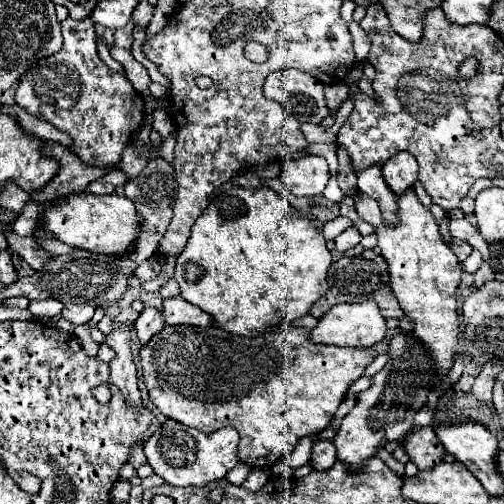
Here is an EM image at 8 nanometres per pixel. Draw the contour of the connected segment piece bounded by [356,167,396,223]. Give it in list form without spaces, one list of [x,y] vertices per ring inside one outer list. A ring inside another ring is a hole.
[[[366,167],[366,171],[358,171],[356,175],[358,175],[358,191],[378,201],[384,223],[396,223],[396,201],[390,187],[386,187],[386,181],[382,179],[382,169]]]

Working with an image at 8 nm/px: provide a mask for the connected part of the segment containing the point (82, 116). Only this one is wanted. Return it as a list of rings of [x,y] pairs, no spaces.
[[[68,17],[60,25],[64,47],[58,53],[40,59],[22,75],[14,95],[16,105],[68,133],[72,139],[70,149],[78,159],[92,167],[110,169],[120,163],[122,149],[144,123],[142,97],[124,75],[112,73],[98,57],[94,21],[90,17],[82,21]]]

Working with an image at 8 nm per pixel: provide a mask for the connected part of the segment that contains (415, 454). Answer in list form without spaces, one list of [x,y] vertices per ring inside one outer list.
[[[432,427],[412,429],[404,439],[404,451],[410,457],[410,461],[416,463],[420,471],[430,469],[436,463],[440,463],[442,455],[446,453],[436,433],[432,431]]]

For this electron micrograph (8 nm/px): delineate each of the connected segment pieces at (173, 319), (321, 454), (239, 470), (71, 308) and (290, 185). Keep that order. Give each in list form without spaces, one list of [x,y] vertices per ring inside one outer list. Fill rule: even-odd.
[[[182,297],[164,299],[162,303],[166,325],[200,325],[200,327],[212,327],[210,315],[206,315],[202,309],[194,307],[192,303],[186,303]]]
[[[318,439],[314,443],[314,449],[312,449],[312,459],[310,463],[314,465],[314,469],[322,471],[322,469],[330,469],[336,461],[336,451],[334,451],[334,441],[322,441]]]
[[[240,461],[240,463],[226,475],[226,479],[228,479],[230,483],[234,483],[234,485],[242,485],[242,483],[248,479],[248,475],[250,475],[250,467]]]
[[[70,303],[70,305],[64,305],[64,309],[62,309],[62,317],[74,325],[88,323],[92,319],[92,315],[94,315],[94,307],[90,307],[90,305]]]
[[[304,155],[300,159],[288,161],[282,167],[282,181],[286,189],[296,195],[296,197],[312,197],[312,195],[322,195],[330,171],[328,171],[328,161],[320,155]]]

